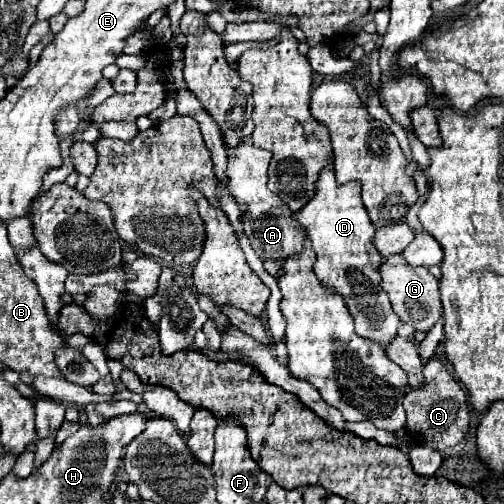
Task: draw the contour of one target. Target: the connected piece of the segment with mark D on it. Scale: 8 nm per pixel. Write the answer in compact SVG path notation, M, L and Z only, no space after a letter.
M332 165L322 169L320 179L316 183L316 195L312 197L312 201L308 201L304 209L296 213L296 219L306 229L312 241L312 249L316 253L314 273L320 279L320 283L328 291L344 297L344 305L354 317L356 333L364 339L376 341L378 345L382 345L382 349L386 349L386 345L390 345L390 341L398 335L400 319L392 311L388 295L380 289L378 267L384 259L378 255L376 249L372 249L372 237L376 233L376 227L372 225L366 207L362 205L360 183L350 181L338 187Z

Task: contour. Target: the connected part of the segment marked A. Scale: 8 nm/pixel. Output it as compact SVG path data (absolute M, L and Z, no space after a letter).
M240 143L236 149L226 147L226 151L228 151L230 189L236 197L236 201L248 205L248 213L246 213L246 217L242 217L244 231L252 243L252 249L262 259L264 269L270 275L280 277L280 269L282 269L284 261L288 257L300 253L300 249L304 249L306 233L292 219L292 211L288 209L288 205L280 197L276 197L272 191L268 191L268 187L266 187L266 183L268 183L266 171L268 171L268 163L270 163L272 153L268 153L266 149L258 149L250 143Z

